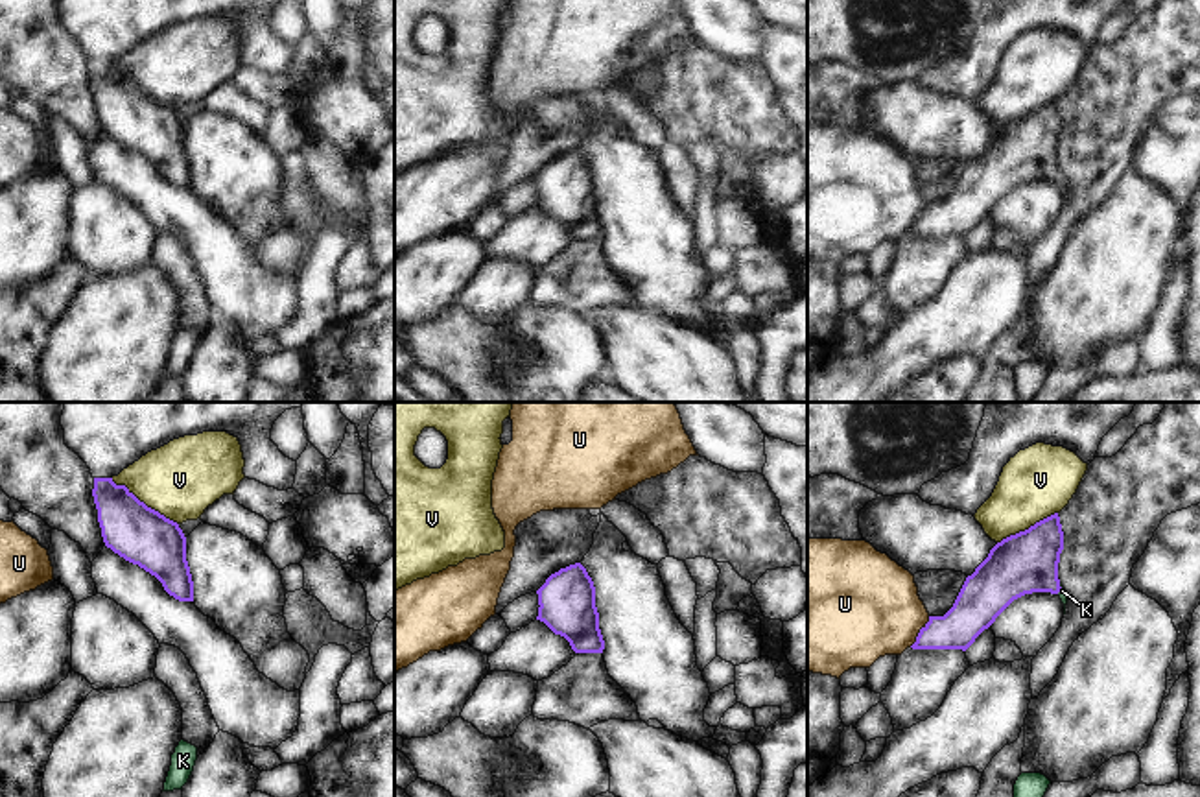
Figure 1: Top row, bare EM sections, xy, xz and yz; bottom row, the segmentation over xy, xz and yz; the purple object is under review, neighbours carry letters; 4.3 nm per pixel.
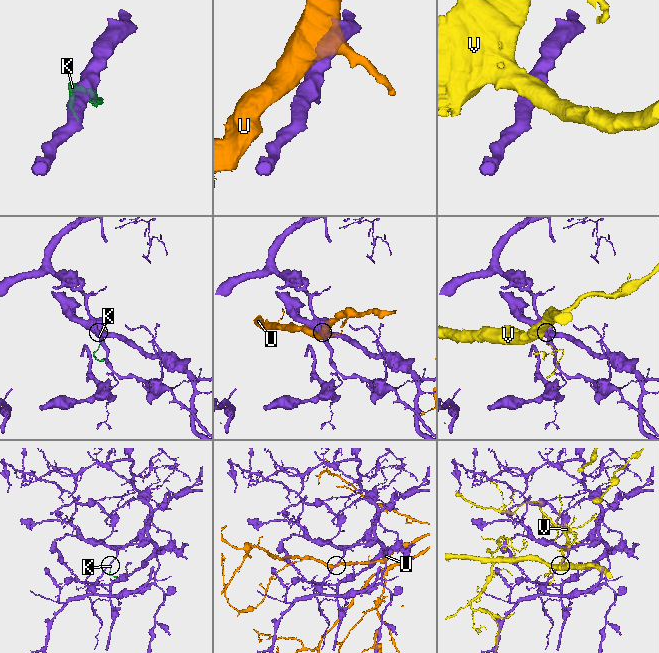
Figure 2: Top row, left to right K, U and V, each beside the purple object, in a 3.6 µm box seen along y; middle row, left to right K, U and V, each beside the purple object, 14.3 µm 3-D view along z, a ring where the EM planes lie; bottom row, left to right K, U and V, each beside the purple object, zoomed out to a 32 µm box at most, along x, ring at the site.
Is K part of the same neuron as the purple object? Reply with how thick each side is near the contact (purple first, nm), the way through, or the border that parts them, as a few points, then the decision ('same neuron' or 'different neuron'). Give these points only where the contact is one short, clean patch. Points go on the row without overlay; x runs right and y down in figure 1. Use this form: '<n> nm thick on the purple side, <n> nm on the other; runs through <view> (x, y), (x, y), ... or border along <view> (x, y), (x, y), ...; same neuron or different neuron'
260 nm thick on the purple side, 30 nm on the other; runs through yz (1023, 150), (1060, 174), (1062, 178); same neuron

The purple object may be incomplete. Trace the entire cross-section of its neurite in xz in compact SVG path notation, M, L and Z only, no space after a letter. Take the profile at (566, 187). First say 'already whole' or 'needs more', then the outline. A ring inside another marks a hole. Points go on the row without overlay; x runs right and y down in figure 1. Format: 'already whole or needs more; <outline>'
already whole; M581 149L551 161L536 181L536 207L564 223L575 240L603 240L595 173Z

